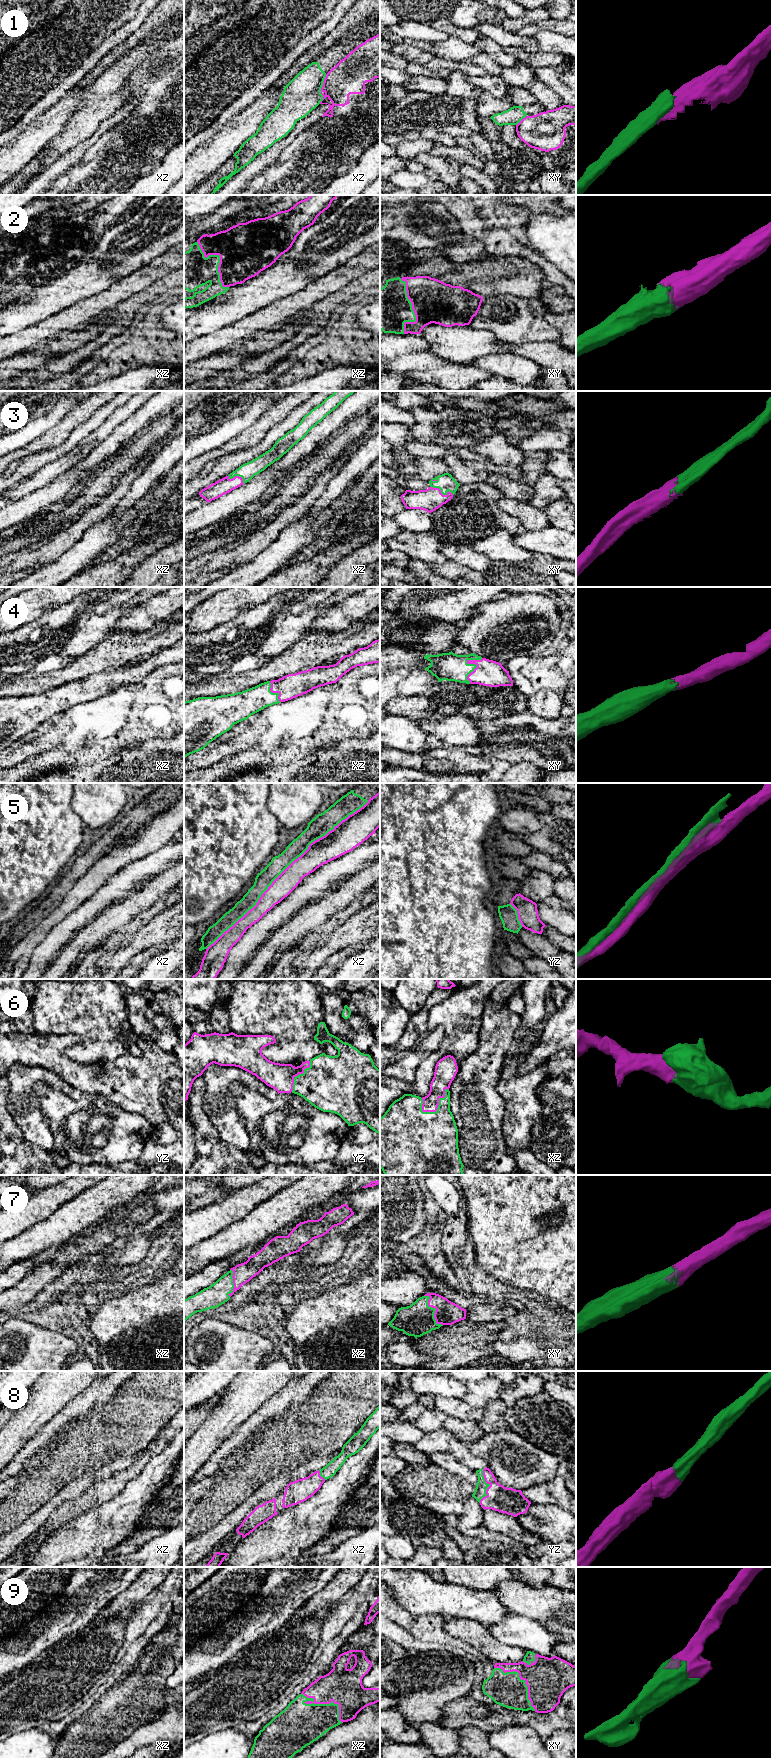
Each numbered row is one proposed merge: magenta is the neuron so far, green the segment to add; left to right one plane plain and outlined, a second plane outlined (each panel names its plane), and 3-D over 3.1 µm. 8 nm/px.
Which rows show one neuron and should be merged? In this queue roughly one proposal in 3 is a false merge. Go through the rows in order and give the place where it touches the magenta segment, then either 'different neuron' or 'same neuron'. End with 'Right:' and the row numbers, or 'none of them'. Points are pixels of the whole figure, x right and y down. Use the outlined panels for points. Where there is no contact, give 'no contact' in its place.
1: meets magenta in xz at (321, 89); different neuron
2: meets magenta in xz at (220, 259); same neuron
3: meets magenta in xy at (440, 492); same neuron
4: meets magenta in xy at (472, 663); same neuron
5: meets magenta in xz at (285, 869); different neuron
6: meets magenta in xz at (437, 1106); same neuron
7: meets magenta in xy at (435, 1308); same neuron
8: meets magenta in yz at (490, 1485); same neuron
9: meets magenta in xz at (327, 1703); same neuron
Right: 2, 3, 4, 6, 7, 8, 9

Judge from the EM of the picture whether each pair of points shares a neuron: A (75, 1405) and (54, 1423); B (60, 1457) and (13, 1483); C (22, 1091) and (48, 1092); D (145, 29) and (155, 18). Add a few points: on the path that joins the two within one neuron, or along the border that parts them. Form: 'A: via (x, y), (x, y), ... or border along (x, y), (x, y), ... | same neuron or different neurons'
A: via (70, 1410), (59, 1421) | same neuron
B: border along (48, 1454), (42, 1464), (16, 1488) | different neurons
C: border along (38, 1081), (34, 1090), (39, 1097), (43, 1114) | different neurons
D: via (148, 26), (153, 21) | same neuron

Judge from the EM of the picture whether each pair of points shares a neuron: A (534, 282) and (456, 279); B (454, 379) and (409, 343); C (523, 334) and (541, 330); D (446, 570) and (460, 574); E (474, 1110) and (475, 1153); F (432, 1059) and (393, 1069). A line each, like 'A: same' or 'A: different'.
A: same
B: different
C: same
D: same
E: same
F: different

